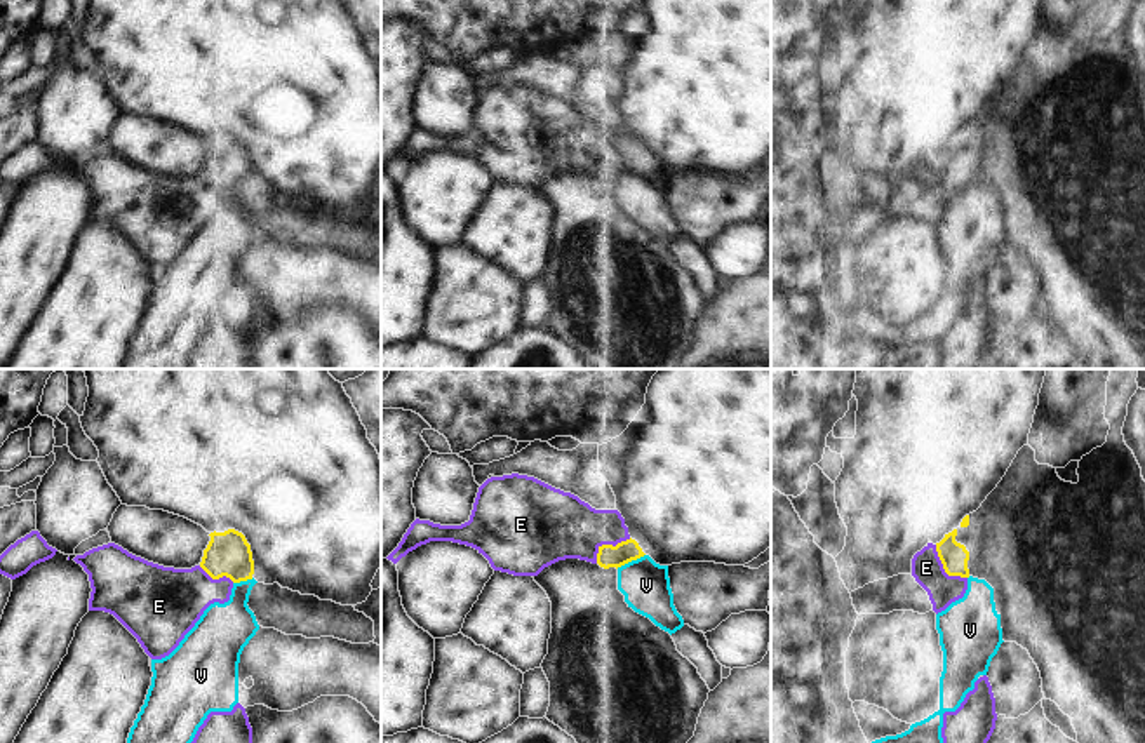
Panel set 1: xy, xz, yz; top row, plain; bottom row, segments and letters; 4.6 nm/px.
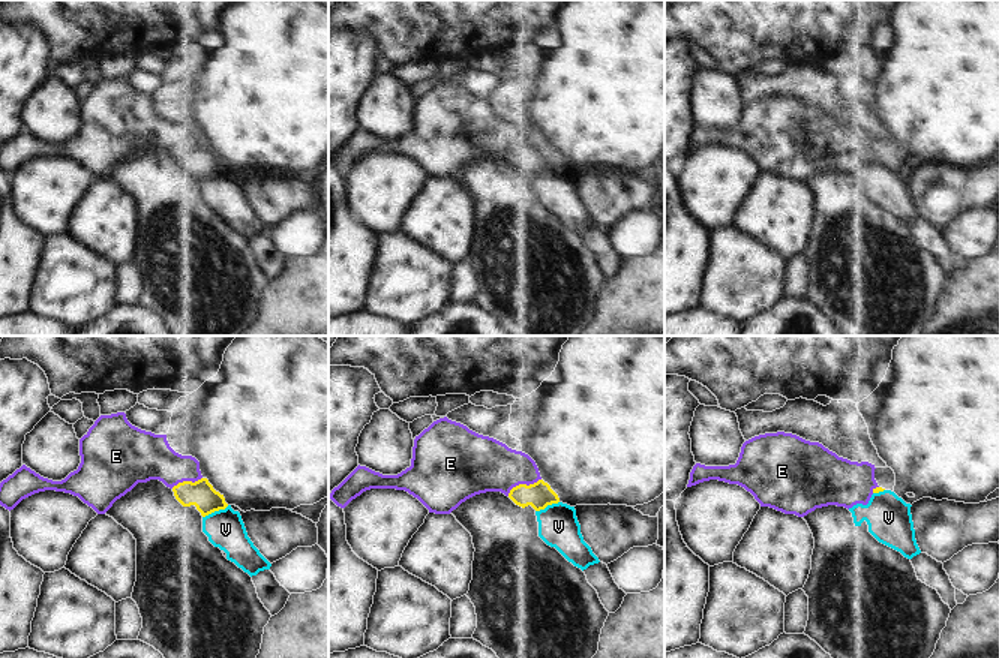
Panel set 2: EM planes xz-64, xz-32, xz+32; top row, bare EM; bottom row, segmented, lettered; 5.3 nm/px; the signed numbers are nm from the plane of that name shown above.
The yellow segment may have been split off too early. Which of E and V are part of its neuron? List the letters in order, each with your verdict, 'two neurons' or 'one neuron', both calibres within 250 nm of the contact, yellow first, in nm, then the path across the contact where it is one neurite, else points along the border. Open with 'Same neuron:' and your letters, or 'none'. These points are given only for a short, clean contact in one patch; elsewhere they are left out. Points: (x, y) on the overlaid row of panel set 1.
Same neuron: E
E: one neuron; calibres 130 and 140 nm; way yz (954, 555), (944, 568), (926, 568)
V: two neurons; calibres 100 and 220 nm

